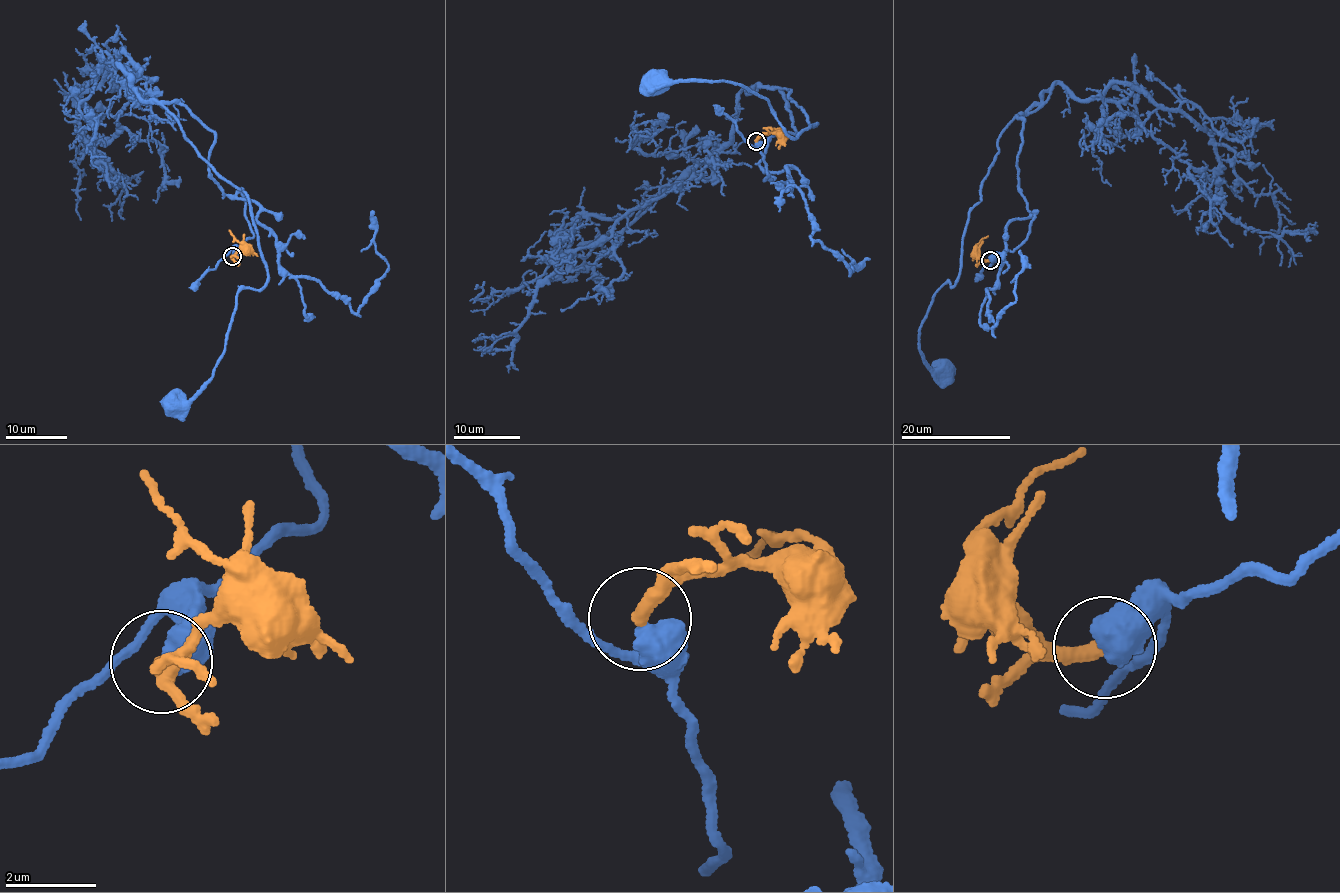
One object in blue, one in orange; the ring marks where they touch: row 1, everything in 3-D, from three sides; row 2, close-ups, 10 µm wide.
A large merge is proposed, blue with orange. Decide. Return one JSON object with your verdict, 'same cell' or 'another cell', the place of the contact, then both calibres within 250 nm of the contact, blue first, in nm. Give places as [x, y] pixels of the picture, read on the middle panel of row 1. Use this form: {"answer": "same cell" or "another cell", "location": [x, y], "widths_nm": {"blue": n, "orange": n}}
{"answer": "another cell", "location": [756, 141], "widths_nm": {"blue": 600, "orange": 320}}

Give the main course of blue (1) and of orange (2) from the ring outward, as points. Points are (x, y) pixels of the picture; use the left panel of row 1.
1: (232, 255), (245, 201), (163, 103), (246, 193), (267, 275), (172, 400)
2: (232, 255), (241, 242), (228, 230)

